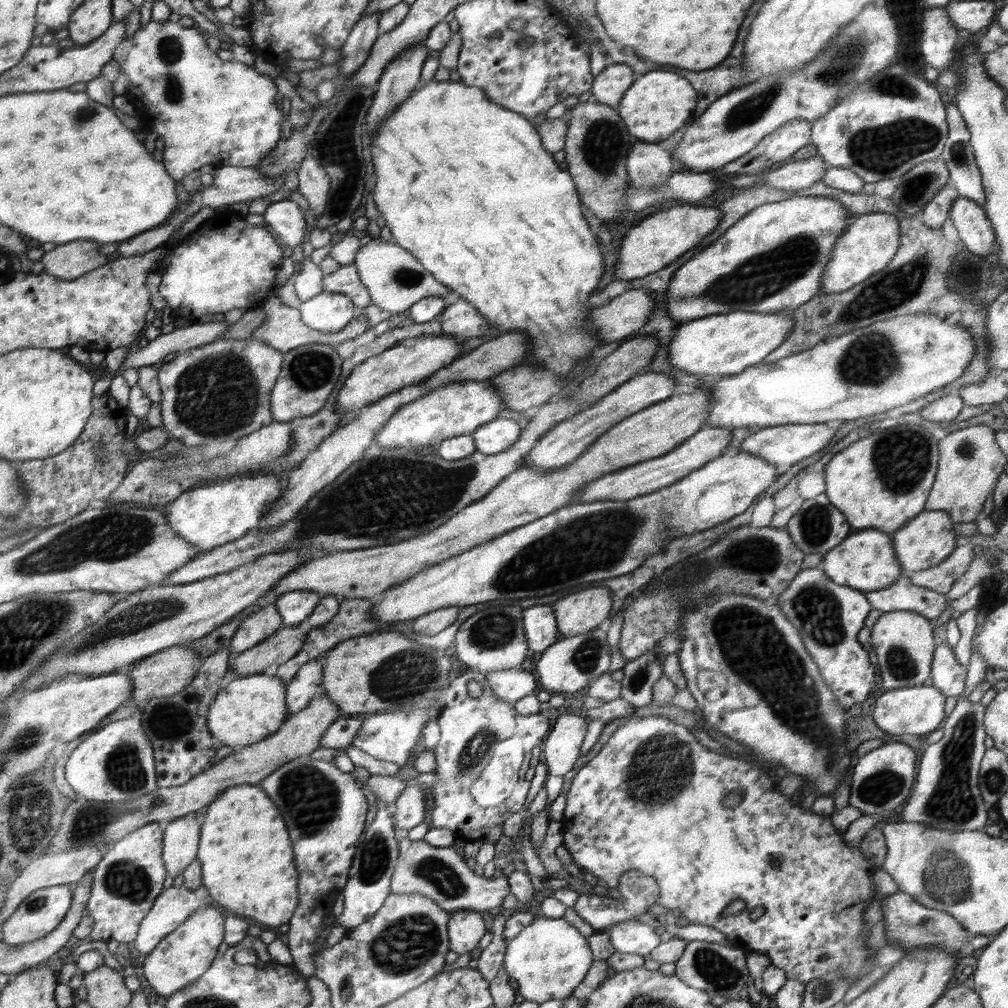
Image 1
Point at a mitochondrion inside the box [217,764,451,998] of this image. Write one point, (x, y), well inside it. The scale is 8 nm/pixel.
(405, 945)

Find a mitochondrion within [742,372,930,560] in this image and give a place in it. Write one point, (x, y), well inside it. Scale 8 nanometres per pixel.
(814, 524)

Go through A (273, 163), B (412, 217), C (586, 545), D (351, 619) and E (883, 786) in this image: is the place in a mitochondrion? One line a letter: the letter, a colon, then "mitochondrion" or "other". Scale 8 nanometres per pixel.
A: mitochondrion
B: other
C: mitochondrion
D: other
E: mitochondrion

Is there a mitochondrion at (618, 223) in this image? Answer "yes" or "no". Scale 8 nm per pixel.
no

